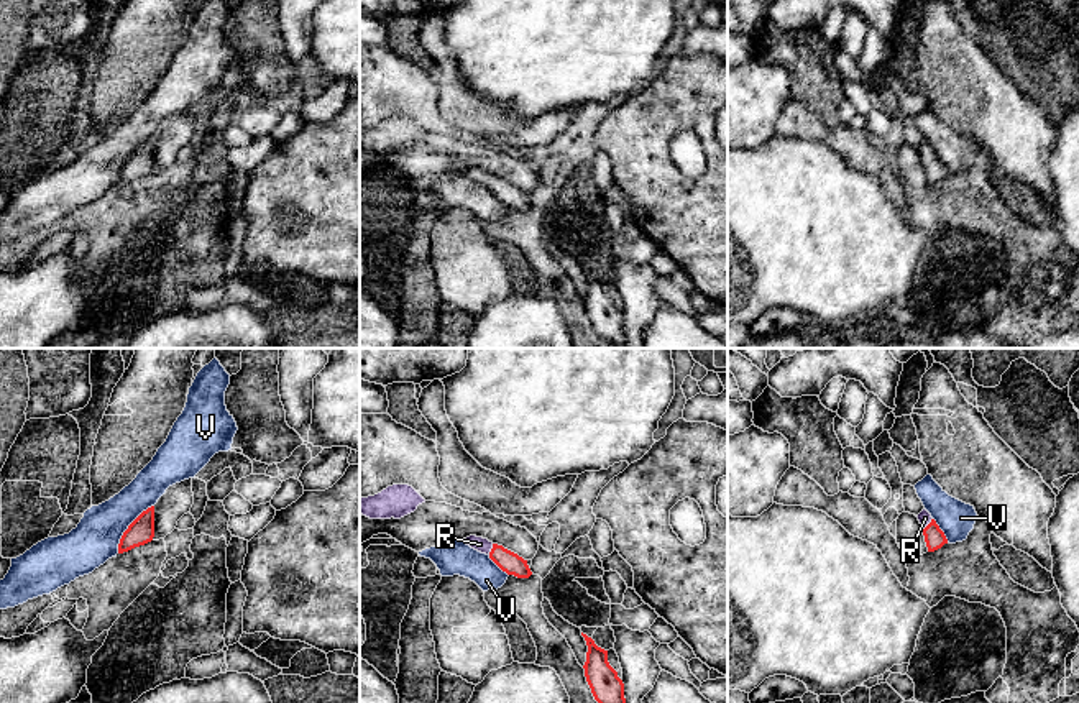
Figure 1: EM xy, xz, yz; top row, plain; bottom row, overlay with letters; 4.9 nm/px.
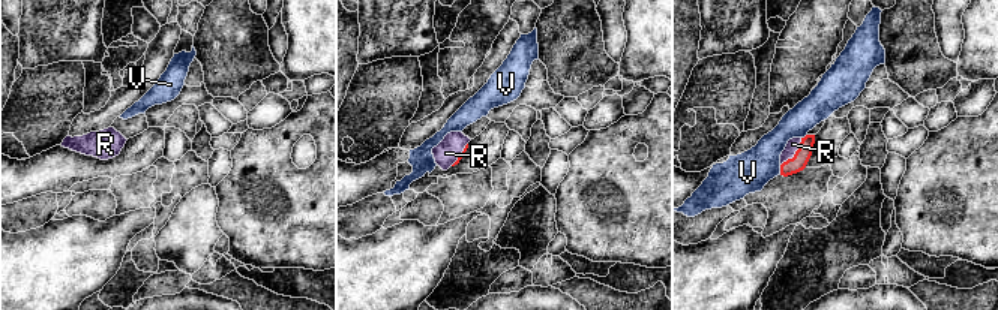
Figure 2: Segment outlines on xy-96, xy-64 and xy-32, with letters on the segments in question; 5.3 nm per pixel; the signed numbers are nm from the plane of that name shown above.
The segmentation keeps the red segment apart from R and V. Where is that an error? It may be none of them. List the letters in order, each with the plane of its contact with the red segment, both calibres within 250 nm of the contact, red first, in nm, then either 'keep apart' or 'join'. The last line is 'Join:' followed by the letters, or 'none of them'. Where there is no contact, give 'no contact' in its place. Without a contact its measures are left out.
R: contact in xz; calibres 110 and 70 nm; join
V: contact in xy; calibres 130 and 220 nm; keep apart
Join: R

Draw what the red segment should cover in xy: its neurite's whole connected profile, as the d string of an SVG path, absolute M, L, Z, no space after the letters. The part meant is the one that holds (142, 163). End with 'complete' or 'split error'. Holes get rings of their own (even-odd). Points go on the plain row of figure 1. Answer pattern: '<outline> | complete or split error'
M154 138L143 143L123 164L118 186L151 174L154 169Z | complete

